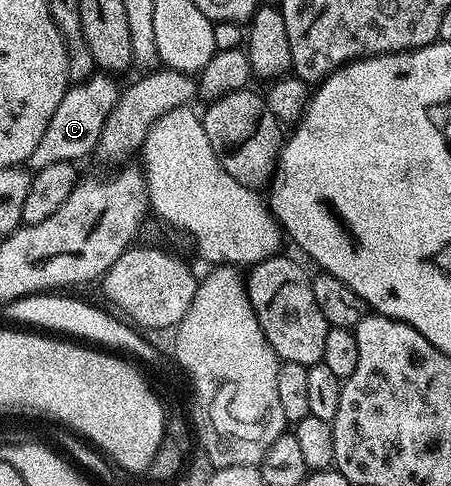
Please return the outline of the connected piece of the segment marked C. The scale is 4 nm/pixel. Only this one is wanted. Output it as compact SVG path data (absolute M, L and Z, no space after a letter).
M96 74L84 82L69 87L31 156L30 164L35 171L44 170L54 163L74 162L77 161L76 158L91 155L95 151L106 116L116 106L120 95L113 82L115 81L107 75Z

